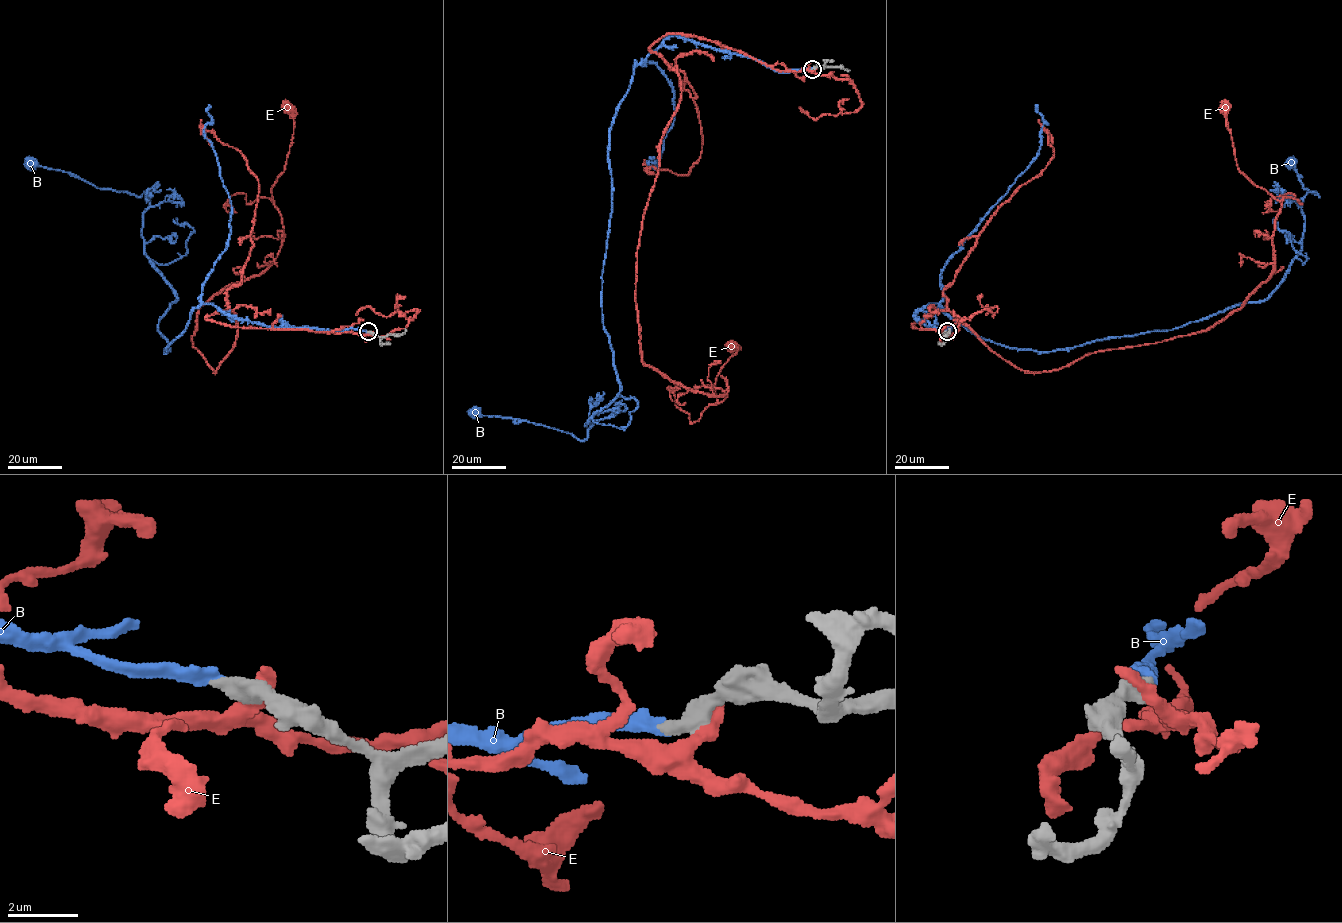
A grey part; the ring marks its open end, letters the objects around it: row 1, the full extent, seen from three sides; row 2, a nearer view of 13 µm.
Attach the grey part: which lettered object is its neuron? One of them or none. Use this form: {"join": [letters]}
{"join": ["B"]}

